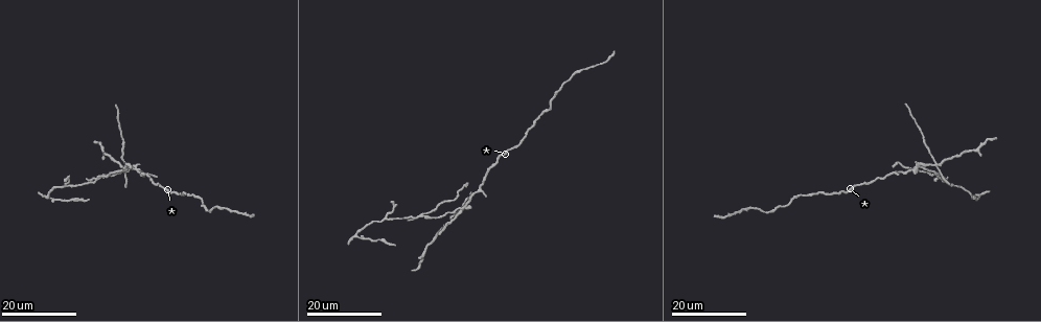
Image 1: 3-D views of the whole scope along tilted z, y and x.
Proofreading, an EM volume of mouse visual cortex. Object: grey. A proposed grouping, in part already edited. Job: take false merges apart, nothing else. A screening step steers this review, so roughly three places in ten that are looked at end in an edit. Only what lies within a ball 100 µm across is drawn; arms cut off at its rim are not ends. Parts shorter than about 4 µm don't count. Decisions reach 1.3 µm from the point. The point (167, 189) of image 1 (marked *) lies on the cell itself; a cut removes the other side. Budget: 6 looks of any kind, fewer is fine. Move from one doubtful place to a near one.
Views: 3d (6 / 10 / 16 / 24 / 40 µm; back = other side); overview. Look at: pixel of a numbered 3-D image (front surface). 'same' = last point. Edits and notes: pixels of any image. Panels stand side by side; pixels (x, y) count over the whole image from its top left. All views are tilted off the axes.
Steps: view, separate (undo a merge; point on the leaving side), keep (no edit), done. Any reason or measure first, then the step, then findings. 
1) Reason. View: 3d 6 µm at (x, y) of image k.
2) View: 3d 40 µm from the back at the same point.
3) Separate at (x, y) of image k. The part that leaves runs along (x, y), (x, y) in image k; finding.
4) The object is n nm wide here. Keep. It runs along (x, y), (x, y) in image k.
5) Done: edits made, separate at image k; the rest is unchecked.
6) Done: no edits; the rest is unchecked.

View: 3d 16 µm at (916, 164) of image 1.

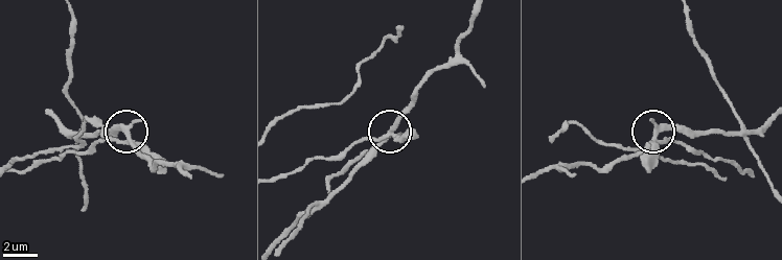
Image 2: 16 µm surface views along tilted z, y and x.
View: 3d 10 µm at (128, 134) of image 2.

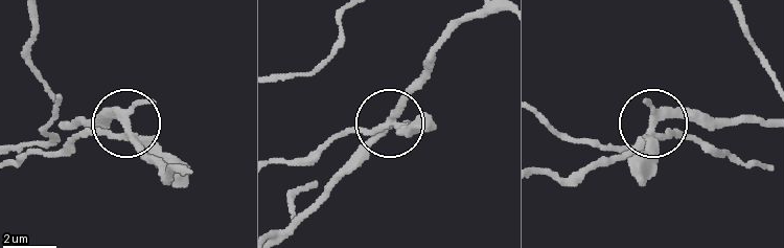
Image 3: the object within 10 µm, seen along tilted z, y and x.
4 arms meet here. Separate at (648, 155) of image 3. The part that leaves runs along (385, 122), (338, 134), (280, 163) in image 3; a second cell is stuck on.

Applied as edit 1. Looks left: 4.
See it whole again. View: overview.

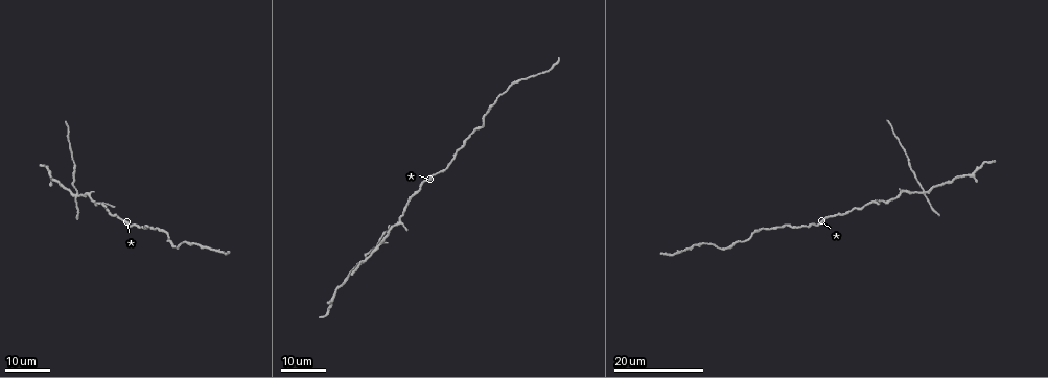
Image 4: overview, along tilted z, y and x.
Looks like a crossing. View: 3d 16 µm at (924, 191) of image 4.

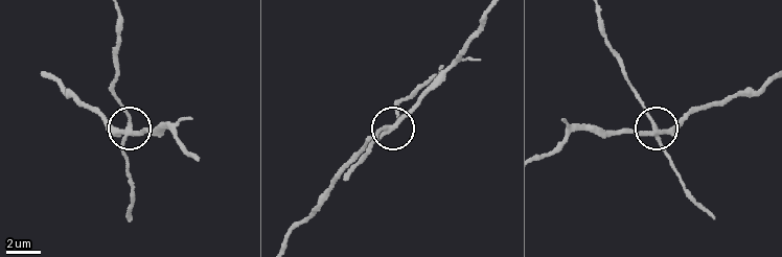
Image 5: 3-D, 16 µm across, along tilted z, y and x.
View: 3d 6 µm at (396, 125) of image 5.

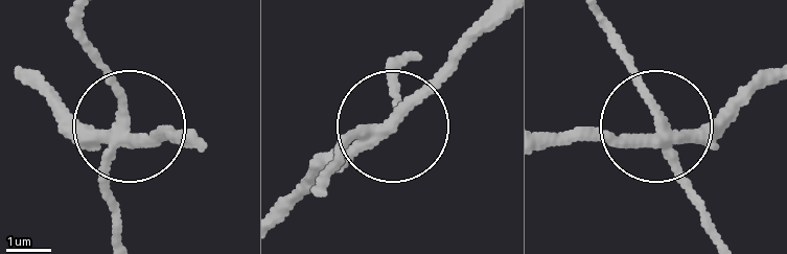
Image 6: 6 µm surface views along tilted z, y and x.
View: 3d 6 µm from the back at (123, 118) of image 6.

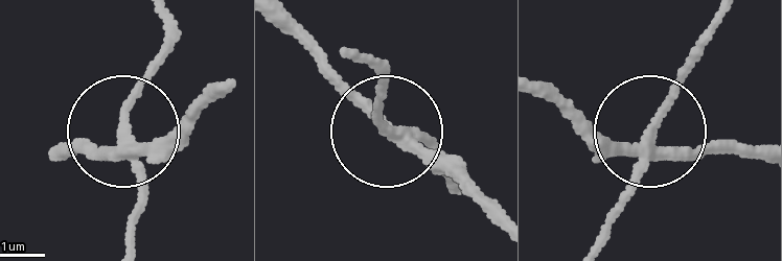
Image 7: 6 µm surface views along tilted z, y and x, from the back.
Separate at (138, 85) of image 7. The part that leaves runs along (132, 146), (130, 104), (161, 24) in image 7; two cells meet here.

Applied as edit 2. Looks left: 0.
Done: edits made, separate at image 3, separate at image 7; the rest is unchecked.

